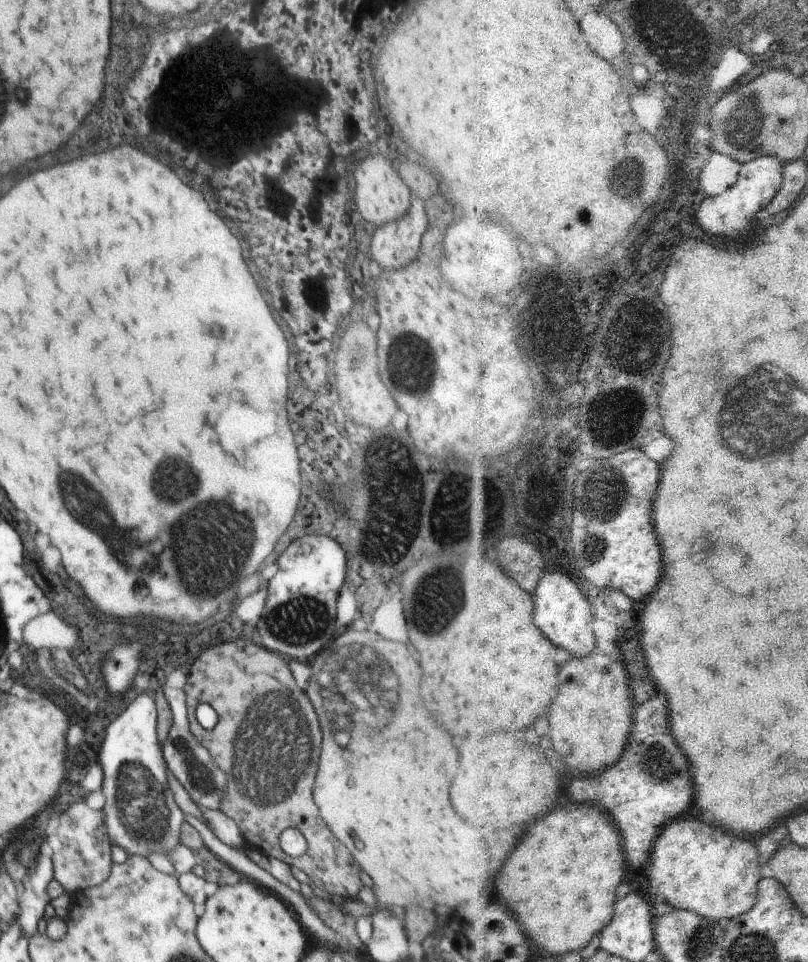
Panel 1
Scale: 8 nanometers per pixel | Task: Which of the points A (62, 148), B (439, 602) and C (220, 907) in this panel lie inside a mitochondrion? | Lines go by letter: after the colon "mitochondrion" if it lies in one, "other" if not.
A: other
B: mitochondrion
C: mitochondrion

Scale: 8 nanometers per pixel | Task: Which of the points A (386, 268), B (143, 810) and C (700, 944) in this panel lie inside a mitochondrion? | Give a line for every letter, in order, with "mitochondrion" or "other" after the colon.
A: other
B: mitochondrion
C: mitochondrion

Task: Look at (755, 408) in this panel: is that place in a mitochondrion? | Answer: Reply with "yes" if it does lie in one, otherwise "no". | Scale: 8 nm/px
yes

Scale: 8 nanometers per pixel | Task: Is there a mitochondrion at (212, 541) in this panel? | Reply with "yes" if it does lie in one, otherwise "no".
yes

